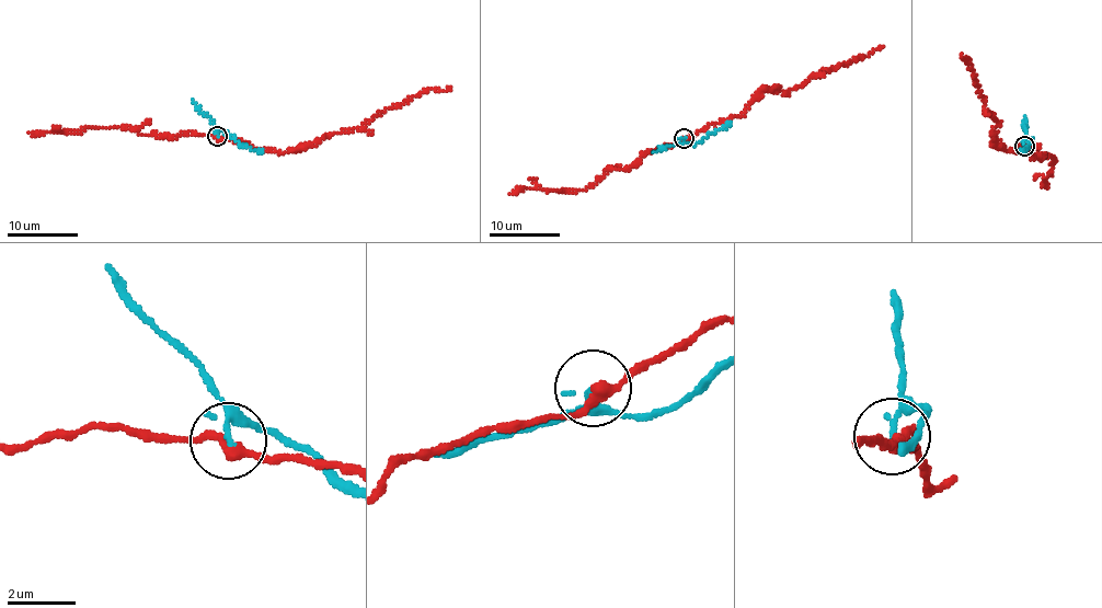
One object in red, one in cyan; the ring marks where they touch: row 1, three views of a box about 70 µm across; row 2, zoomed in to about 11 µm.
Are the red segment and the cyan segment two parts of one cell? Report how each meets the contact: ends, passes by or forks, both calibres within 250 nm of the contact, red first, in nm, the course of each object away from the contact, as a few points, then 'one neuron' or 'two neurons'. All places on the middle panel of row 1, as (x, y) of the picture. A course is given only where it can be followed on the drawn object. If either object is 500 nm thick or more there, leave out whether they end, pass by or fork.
red passes by; cyan ends; calibres 280 and 160 nm; course red (685, 138), (726, 118), (738, 117), (759, 92), (779, 87), (787, 93), (825, 70), (883, 47); course cyan (685, 138), (698, 144), (732, 123); two neurons

